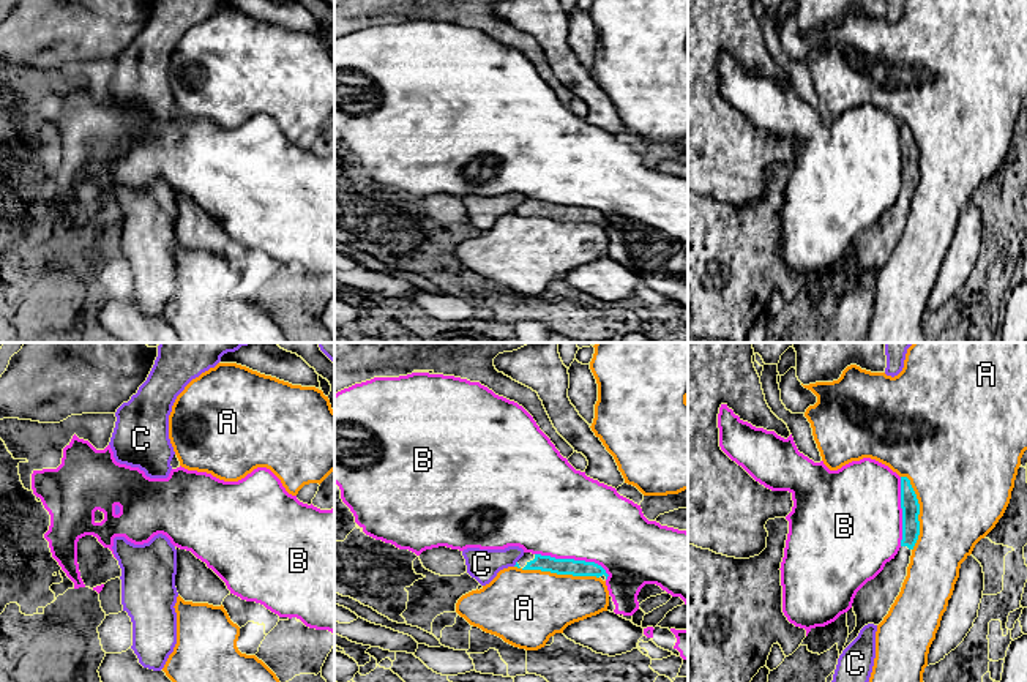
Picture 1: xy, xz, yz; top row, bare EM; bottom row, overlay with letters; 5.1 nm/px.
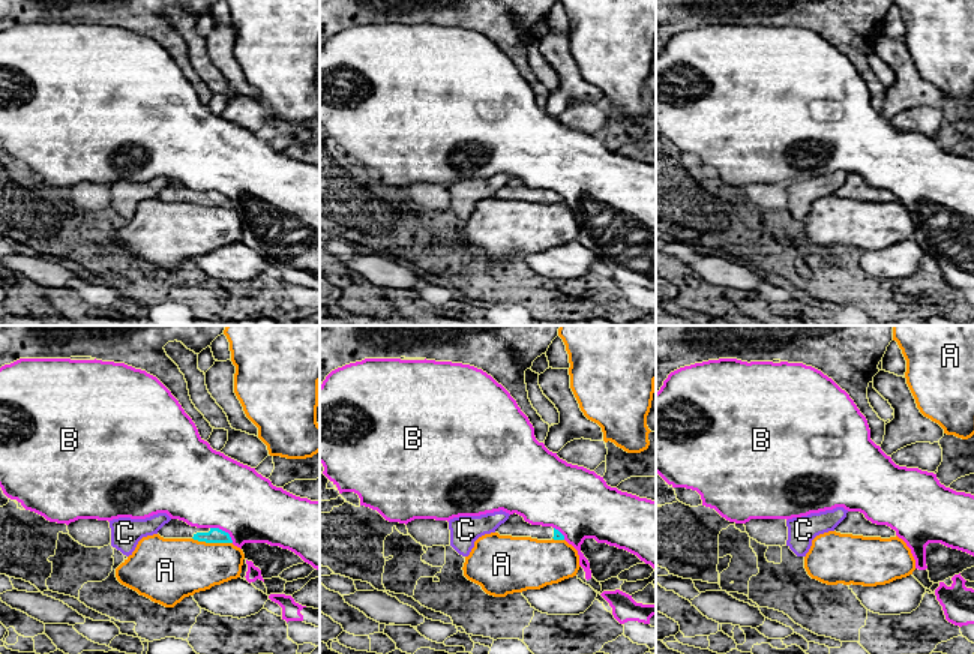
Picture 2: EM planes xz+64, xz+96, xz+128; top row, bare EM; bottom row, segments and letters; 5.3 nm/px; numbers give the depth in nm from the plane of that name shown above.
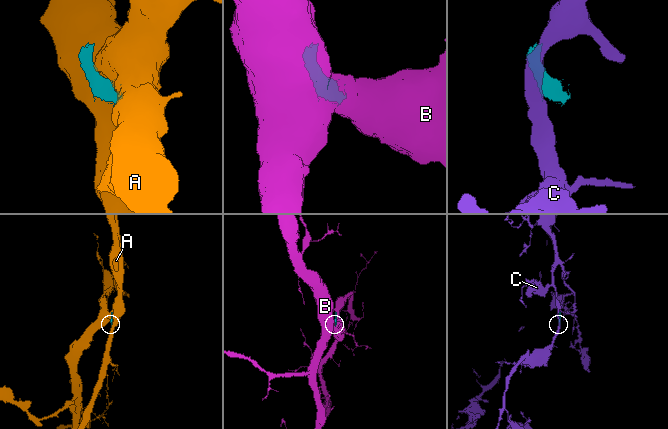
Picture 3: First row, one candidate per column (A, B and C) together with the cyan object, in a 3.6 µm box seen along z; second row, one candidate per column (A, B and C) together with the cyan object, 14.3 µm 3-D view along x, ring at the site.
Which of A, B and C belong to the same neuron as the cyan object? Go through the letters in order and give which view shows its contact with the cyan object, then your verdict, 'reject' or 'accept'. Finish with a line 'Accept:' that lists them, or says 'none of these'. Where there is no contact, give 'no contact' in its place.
A: xz | reject
B: xz | reject
C: xz | reject
Accept: none of these

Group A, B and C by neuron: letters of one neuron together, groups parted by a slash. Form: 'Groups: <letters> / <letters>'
Groups: A / B / C

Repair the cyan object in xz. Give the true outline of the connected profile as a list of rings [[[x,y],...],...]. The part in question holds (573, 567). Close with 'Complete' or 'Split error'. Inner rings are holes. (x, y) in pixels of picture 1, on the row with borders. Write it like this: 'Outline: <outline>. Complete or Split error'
Outline: [[[524,553],[524,556],[516,562],[514,567],[522,570],[551,571],[557,575],[596,576],[601,578],[603,581],[606,581],[609,576],[606,570],[595,562],[555,559],[551,556],[541,556],[532,553]]]. Split error

